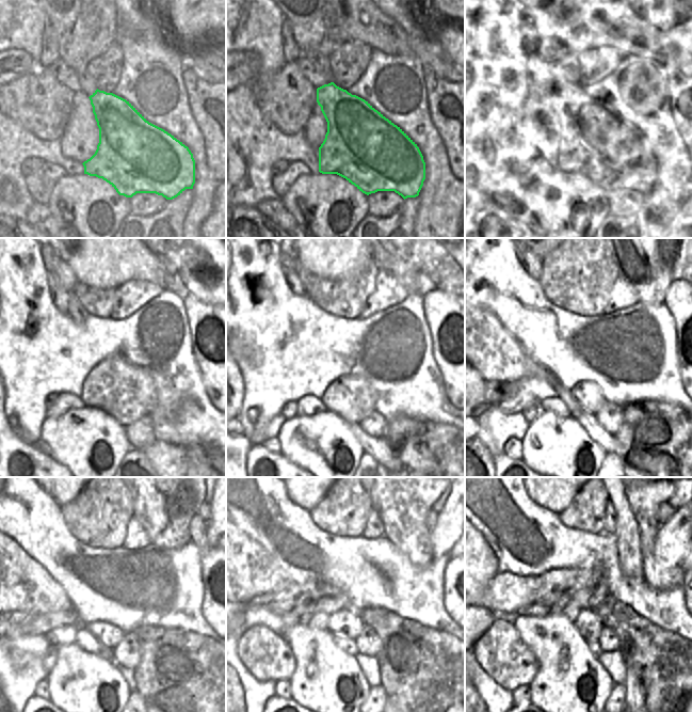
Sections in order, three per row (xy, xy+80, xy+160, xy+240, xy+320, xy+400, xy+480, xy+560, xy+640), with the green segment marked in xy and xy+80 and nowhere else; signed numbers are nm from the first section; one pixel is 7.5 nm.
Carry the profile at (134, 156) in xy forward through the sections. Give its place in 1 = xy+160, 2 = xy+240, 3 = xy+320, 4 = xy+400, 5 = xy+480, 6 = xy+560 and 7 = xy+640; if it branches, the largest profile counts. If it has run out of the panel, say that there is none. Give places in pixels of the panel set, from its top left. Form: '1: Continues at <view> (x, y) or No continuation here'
1: Continues at xy+160 (595, 140)
2: Continues at xy+240 (127, 393)
3: Continues at xy+320 (353, 398)
4: Continues at xy+400 (588, 394)
5: Continues at xy+480 (109, 634)
6: Continues at xy+560 (347, 623)
7: Continues at xy+640 (588, 623).

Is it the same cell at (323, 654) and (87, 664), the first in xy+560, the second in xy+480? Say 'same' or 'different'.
same

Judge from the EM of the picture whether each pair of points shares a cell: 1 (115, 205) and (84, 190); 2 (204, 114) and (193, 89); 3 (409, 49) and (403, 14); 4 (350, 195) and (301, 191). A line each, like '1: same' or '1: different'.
1: same
2: same
3: different
4: same

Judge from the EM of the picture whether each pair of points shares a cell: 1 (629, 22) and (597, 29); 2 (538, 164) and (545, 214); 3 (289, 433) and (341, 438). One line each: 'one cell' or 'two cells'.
1: one cell
2: two cells
3: one cell

